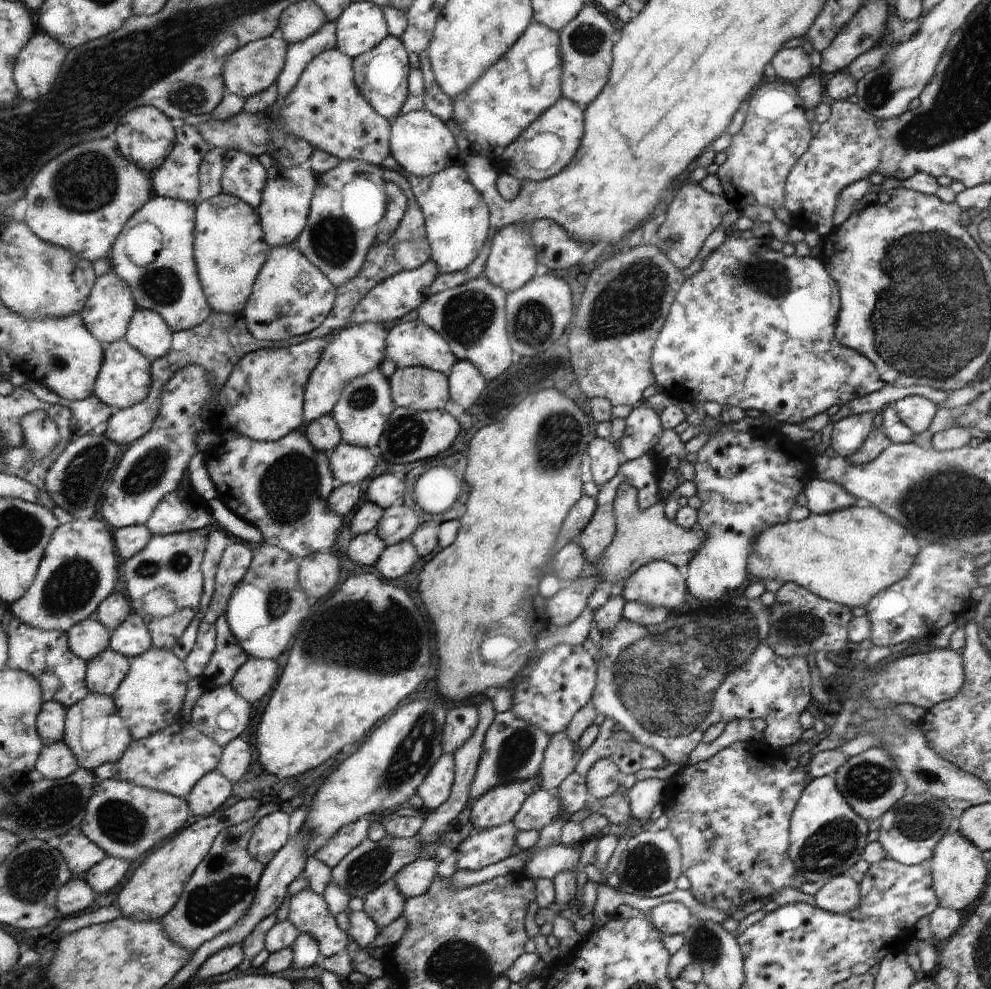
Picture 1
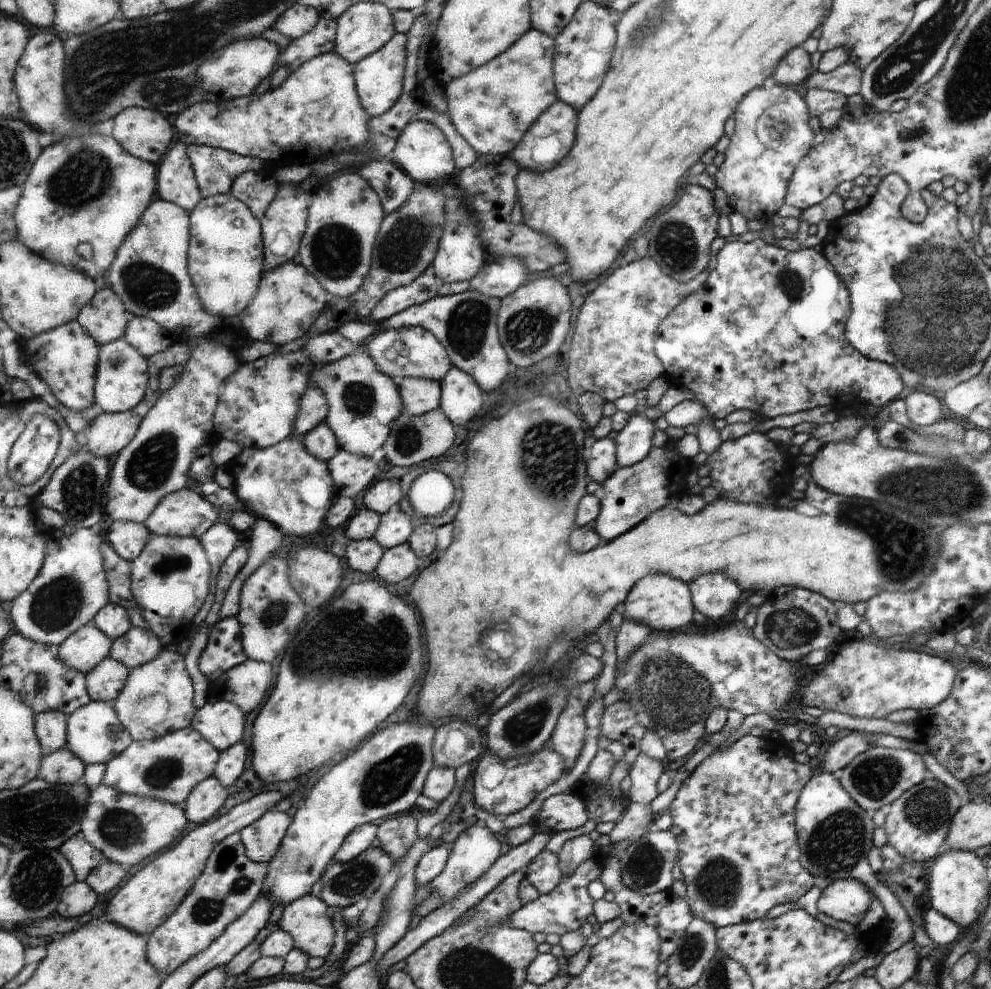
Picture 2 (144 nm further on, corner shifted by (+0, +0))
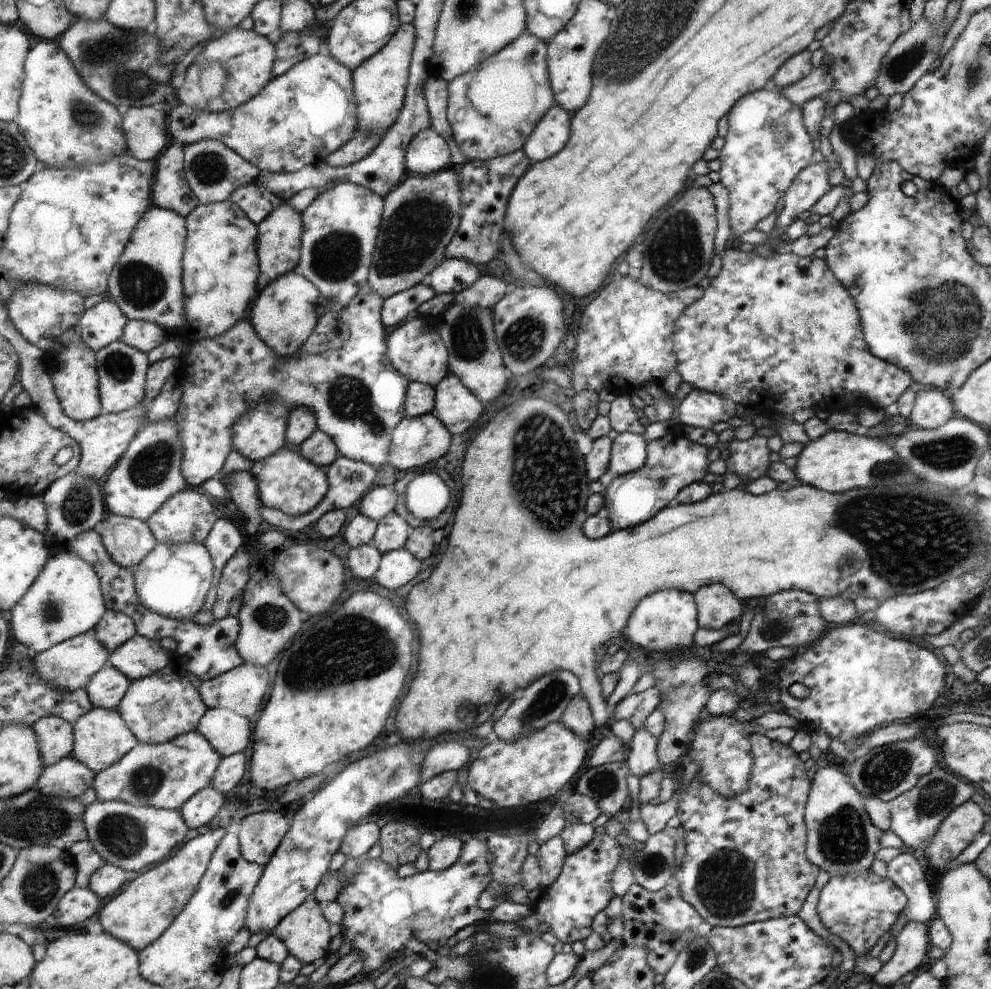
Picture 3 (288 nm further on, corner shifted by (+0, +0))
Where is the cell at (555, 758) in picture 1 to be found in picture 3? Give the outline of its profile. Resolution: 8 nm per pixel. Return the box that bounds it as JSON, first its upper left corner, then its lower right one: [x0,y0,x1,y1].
[559,694,595,740]

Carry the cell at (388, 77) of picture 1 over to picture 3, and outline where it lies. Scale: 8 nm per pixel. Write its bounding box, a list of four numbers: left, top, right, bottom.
[355,24,417,134]

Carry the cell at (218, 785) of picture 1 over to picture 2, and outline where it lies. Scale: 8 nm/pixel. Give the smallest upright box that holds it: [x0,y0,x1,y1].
[185,776,229,826]

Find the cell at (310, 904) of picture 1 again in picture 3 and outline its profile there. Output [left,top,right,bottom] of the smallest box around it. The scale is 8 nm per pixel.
[273,898,331,964]

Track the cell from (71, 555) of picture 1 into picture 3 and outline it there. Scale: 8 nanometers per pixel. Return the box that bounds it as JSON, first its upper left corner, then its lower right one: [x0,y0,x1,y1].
[11,540,109,654]

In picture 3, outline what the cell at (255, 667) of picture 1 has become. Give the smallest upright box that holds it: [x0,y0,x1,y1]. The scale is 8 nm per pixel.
[201,664,269,718]

